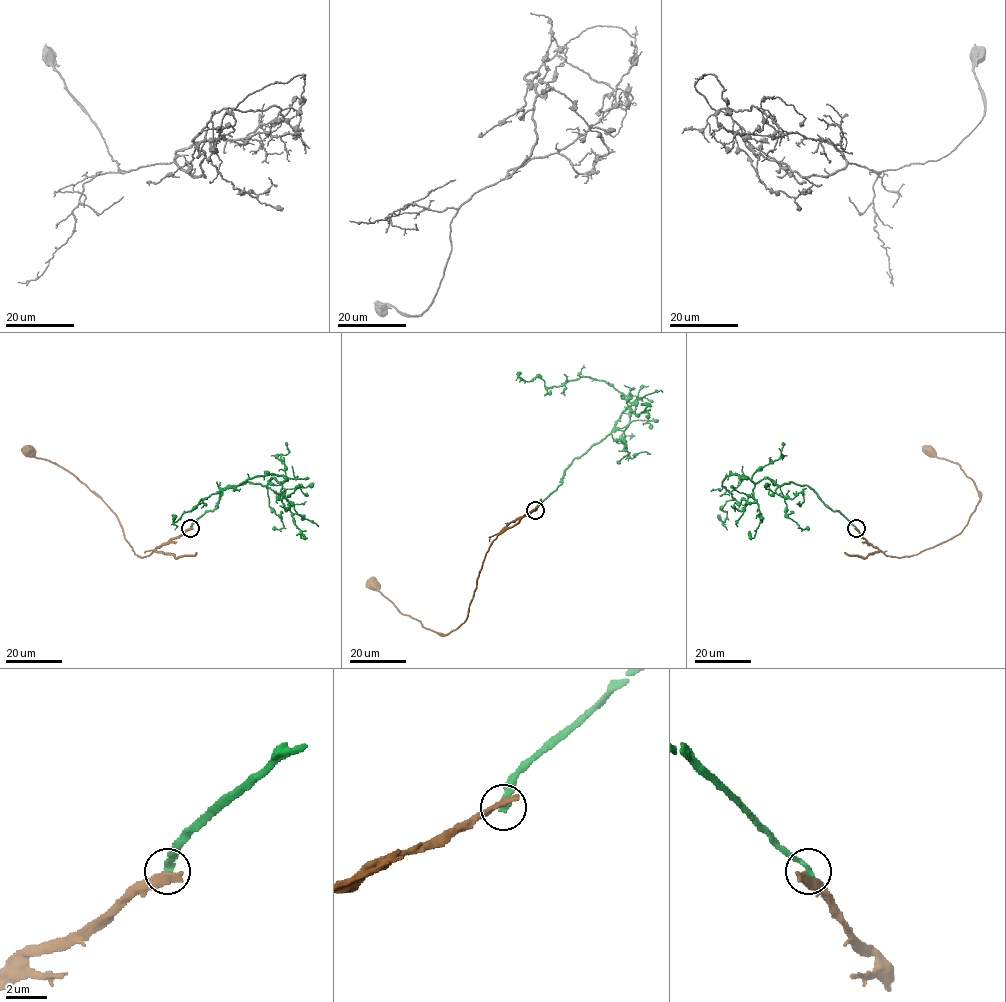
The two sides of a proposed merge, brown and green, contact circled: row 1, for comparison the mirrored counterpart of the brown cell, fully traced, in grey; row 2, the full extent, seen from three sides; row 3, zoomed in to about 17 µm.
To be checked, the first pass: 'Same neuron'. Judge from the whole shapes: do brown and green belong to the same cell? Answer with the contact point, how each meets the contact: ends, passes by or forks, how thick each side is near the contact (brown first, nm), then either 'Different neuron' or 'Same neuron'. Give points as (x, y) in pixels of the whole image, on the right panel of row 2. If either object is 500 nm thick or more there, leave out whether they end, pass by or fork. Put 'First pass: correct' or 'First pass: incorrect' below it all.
Place: (856, 528). At the ring brown ends. At the ring green ends. Thickness 440 nm (brown) against 320 nm. Different neuron
First pass: incorrect

